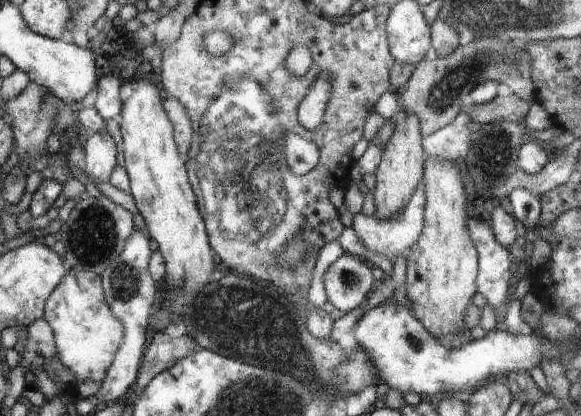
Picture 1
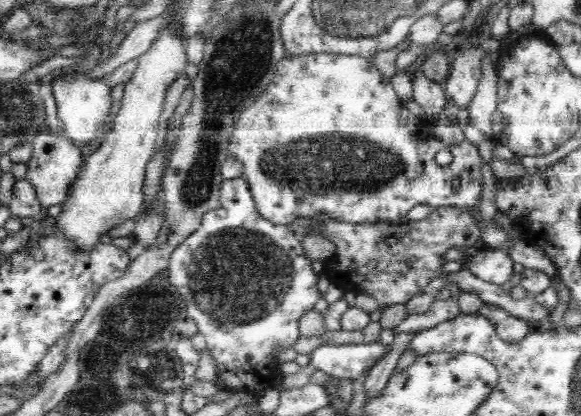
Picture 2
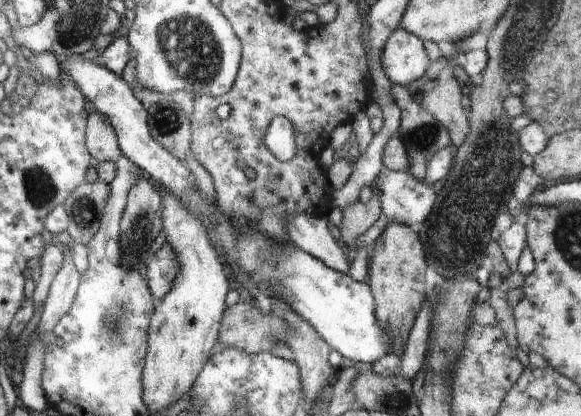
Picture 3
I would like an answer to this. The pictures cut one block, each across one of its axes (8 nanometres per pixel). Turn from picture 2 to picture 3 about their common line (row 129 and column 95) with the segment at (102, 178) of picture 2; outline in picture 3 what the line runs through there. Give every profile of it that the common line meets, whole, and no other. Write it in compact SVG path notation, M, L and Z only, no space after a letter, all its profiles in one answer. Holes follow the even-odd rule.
M92 112L86 122L86 146L88 152L99 161L116 162L123 155L118 133L114 125L101 112Z

